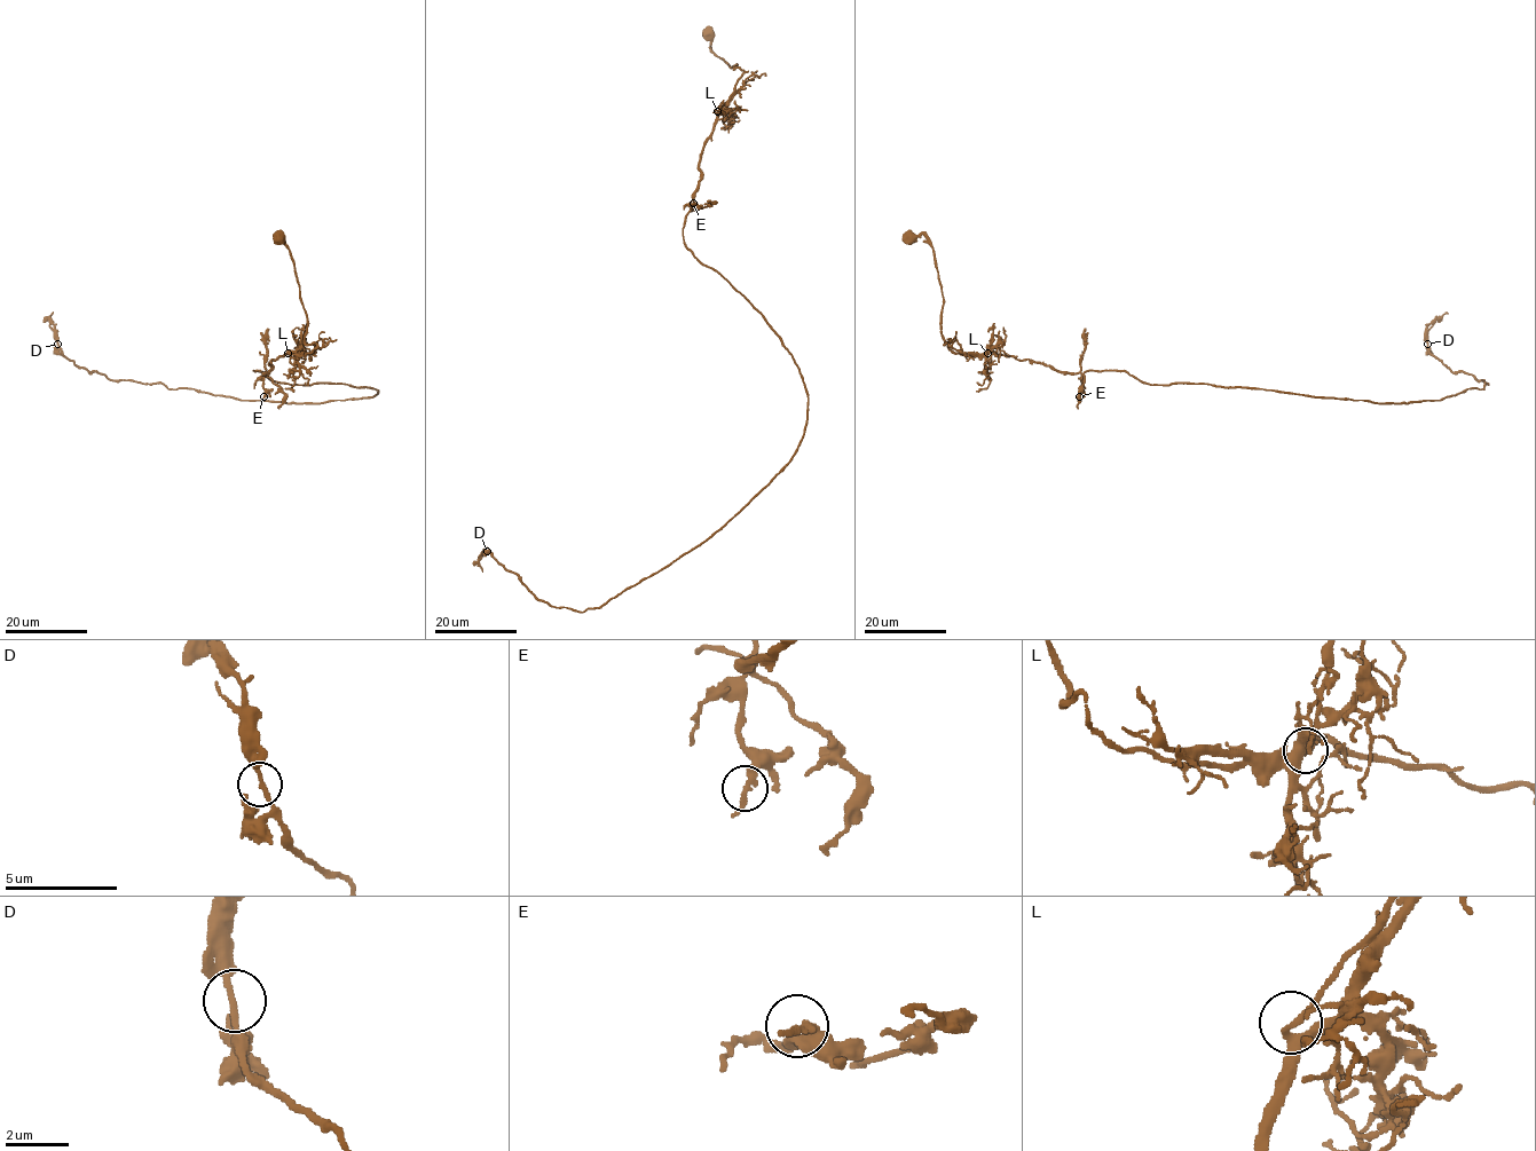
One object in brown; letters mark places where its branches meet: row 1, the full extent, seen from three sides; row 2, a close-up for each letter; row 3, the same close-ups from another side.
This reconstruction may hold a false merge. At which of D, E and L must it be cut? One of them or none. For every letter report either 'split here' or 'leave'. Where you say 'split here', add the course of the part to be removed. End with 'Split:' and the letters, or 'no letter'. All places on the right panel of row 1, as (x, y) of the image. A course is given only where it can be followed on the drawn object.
D: leave
E: leave
L: leave
Split: no letter

